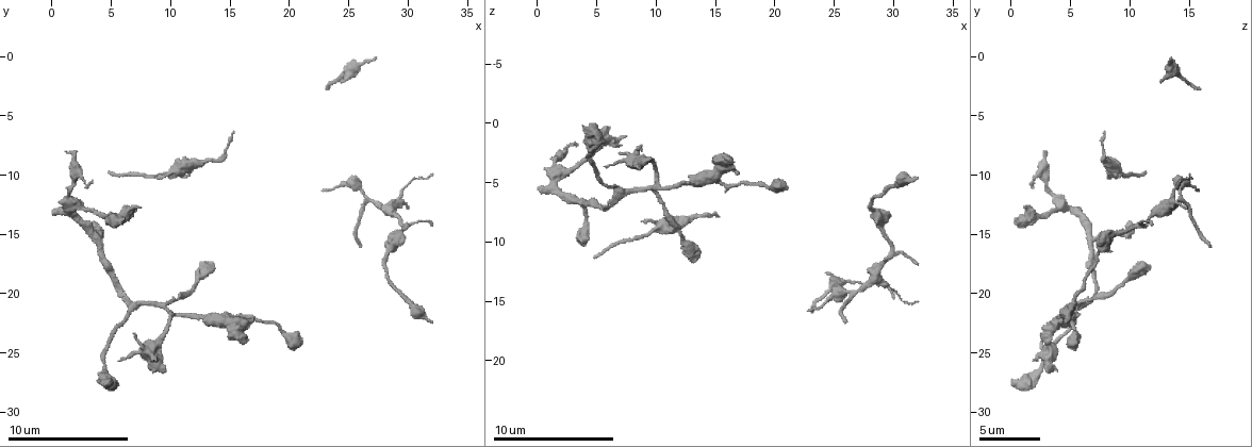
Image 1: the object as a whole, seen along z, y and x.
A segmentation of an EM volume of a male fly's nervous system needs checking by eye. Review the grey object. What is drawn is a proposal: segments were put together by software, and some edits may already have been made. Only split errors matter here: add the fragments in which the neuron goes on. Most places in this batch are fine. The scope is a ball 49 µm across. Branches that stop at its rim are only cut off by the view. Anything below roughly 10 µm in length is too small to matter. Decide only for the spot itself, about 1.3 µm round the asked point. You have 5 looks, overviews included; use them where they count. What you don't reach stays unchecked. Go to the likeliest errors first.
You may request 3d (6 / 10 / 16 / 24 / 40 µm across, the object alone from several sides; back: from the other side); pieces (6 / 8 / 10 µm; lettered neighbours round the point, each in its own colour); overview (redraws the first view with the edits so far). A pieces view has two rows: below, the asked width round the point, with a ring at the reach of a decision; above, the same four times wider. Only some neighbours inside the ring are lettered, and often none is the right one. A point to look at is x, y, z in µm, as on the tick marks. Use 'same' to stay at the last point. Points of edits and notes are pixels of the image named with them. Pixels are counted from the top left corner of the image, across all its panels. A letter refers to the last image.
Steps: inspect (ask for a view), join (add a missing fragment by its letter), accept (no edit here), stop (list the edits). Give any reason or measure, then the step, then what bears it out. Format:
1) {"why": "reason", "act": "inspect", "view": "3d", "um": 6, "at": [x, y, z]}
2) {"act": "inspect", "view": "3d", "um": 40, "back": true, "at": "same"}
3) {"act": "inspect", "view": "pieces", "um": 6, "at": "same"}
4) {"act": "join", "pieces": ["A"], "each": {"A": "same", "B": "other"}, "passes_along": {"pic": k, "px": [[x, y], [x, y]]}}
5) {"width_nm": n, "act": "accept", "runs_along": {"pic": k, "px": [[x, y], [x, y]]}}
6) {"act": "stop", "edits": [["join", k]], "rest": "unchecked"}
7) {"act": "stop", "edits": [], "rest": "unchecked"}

{"act": "inspect", "view": "pieces", "um": 6, "at": [32.0, 22.2, 4.8]}

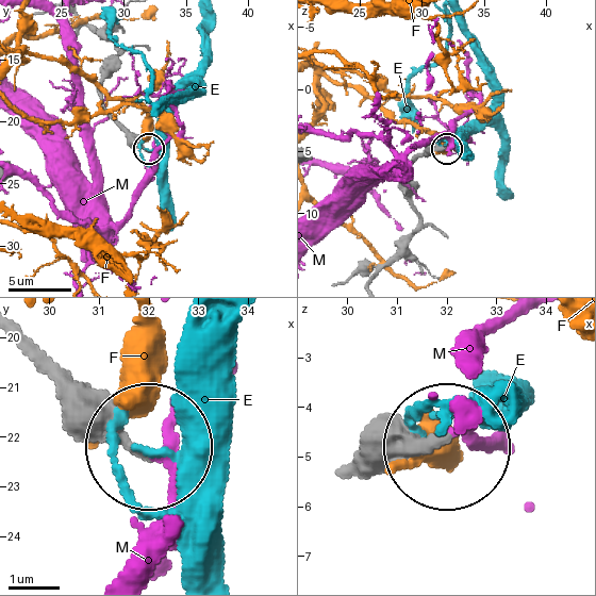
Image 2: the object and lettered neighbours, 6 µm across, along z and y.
{"width_nm": 190, "act": "accept", "each": {"E": "other", "F": "other", "M": "other"}, "found": "none of them fits"}

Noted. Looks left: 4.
{"why": "thin end", "act": "inspect", "view": "pieces", "um": 10, "at": [9.0, 10.4, 8.4]}

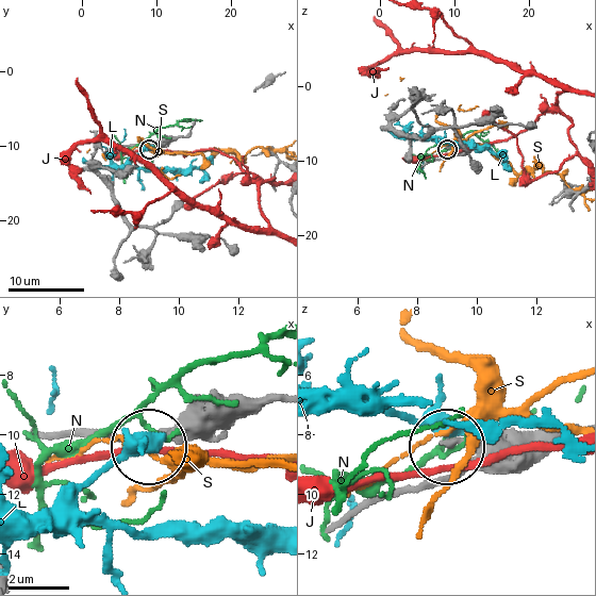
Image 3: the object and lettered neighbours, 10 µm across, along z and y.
{"width_nm": 190, "act": "accept", "each": {"J": "other", "L": "other", "N": "other", "S": "other"}, "found": "none of them fits"}

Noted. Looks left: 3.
{"why": "an open end", "act": "inspect", "view": "pieces", "um": 8, "at": [16.4, 23.8, 3.0]}

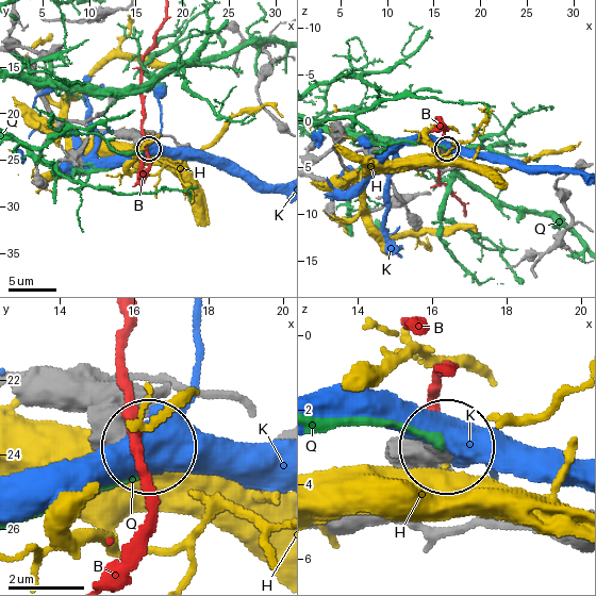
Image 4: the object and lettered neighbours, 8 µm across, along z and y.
{"act": "accept", "each": {"B": "other", "H": "other", "K": "other", "Q": "other"}, "found": "none of them fits"}

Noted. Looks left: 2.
{"act": "stop", "edits": [], "rest": "unchecked"}

